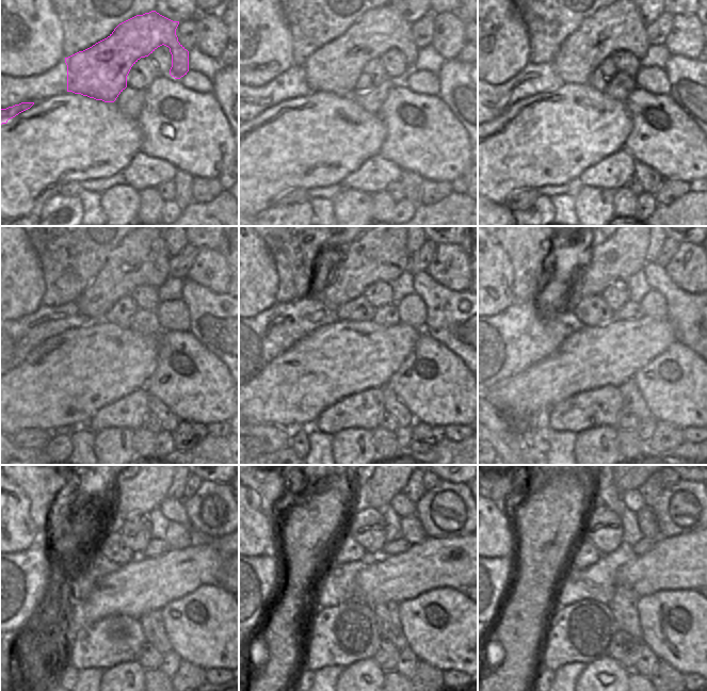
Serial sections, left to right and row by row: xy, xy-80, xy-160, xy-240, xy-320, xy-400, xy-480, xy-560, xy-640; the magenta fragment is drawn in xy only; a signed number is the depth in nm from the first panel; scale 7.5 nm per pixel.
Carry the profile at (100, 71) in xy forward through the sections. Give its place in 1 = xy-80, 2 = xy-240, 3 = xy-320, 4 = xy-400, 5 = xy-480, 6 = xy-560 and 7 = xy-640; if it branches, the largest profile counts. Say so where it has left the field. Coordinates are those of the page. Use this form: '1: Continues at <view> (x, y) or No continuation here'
1: Continues at xy-80 (336, 66)
2: Continues at xy-240 (142, 258)
3: Continues at xy-320 (380, 254)
4: Continues at xy-400 (624, 254)
5: Continues at xy-480 (144, 492)
6: Continues at xy-560 (379, 491)
7: Continues at xy-640 (622, 486)

